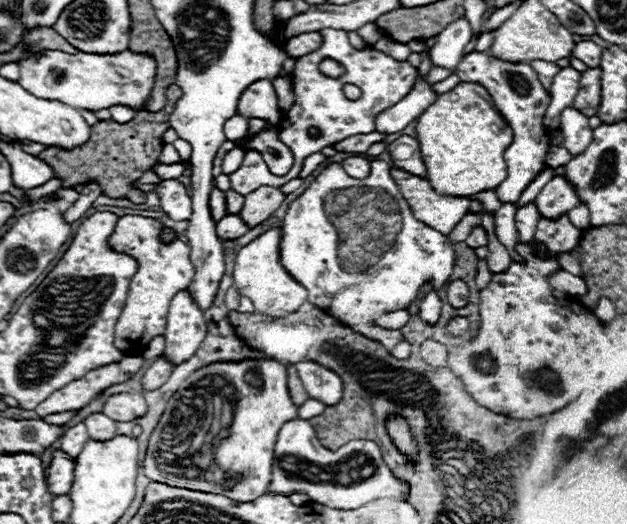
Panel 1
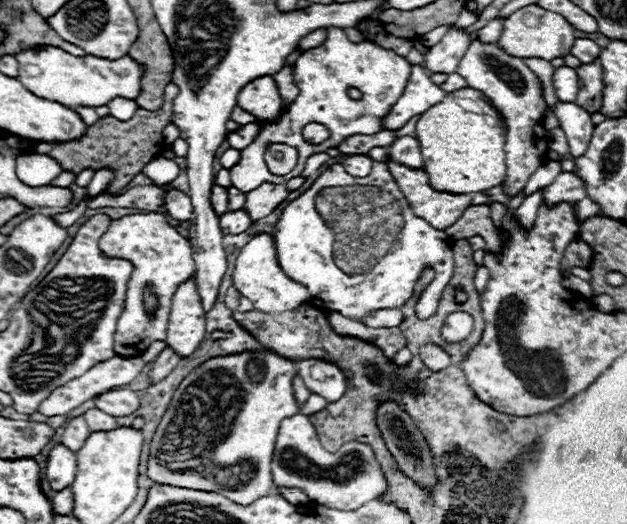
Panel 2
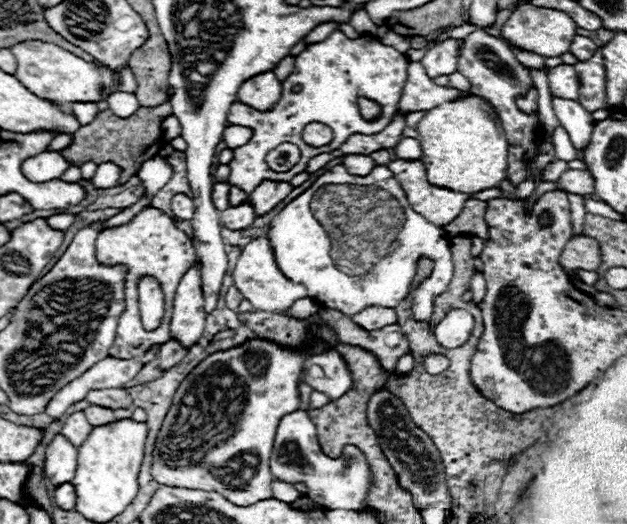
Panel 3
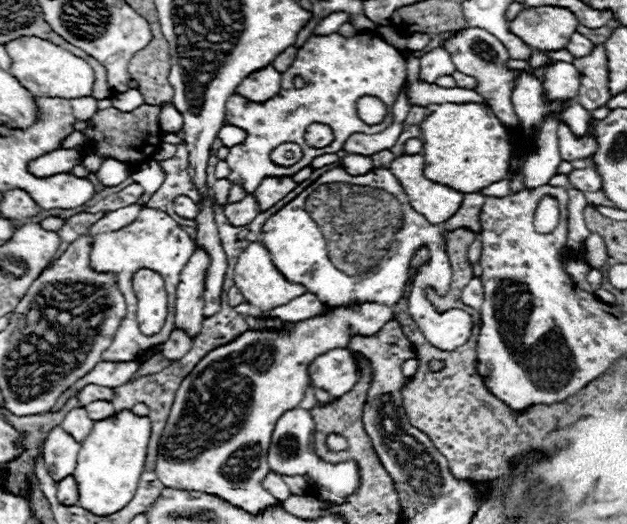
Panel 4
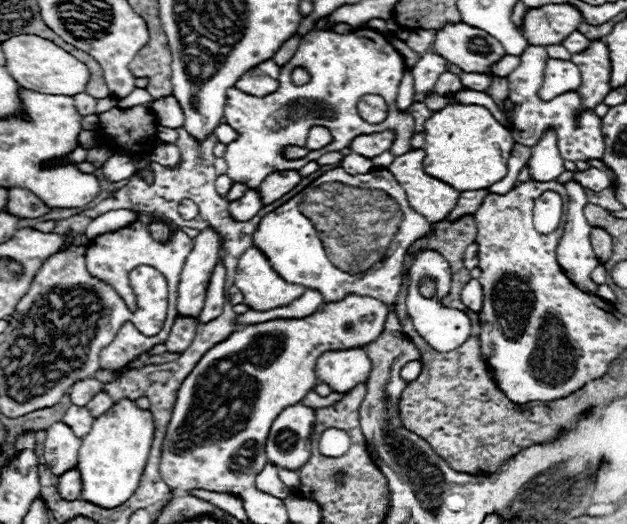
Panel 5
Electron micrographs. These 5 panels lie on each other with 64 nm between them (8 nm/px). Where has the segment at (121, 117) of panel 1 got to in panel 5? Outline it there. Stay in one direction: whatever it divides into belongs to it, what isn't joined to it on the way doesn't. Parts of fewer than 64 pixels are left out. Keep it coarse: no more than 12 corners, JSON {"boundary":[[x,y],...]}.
{"boundary":[[136,88],[118,106],[140,106],[152,102],[152,96],[144,88]]}

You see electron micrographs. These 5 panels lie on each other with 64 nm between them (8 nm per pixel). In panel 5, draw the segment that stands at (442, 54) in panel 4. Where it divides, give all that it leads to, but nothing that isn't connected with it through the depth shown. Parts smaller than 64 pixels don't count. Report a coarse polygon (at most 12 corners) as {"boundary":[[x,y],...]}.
{"boundary":[[428,50],[412,68],[414,102],[424,102],[446,60]]}

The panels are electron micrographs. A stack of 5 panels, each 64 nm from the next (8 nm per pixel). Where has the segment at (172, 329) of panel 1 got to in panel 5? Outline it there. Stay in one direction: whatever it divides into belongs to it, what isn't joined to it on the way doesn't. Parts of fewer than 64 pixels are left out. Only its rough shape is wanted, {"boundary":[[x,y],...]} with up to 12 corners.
{"boundary":[[210,226],[194,238],[178,284],[178,314],[198,318],[222,258]]}

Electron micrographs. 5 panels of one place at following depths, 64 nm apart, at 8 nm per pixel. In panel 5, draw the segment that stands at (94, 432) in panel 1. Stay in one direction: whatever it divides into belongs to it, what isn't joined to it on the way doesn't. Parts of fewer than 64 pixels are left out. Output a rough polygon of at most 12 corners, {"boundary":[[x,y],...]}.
{"boundary":[[108,392],[98,394],[86,404],[92,416],[102,416],[114,400]]}

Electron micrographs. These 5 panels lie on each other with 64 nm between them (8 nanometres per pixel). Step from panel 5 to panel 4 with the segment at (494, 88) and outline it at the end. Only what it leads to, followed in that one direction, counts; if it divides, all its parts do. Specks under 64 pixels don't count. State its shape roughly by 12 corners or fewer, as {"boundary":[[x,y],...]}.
{"boundary":[[462,28],[442,48],[510,130],[516,70],[504,44],[482,28]]}

